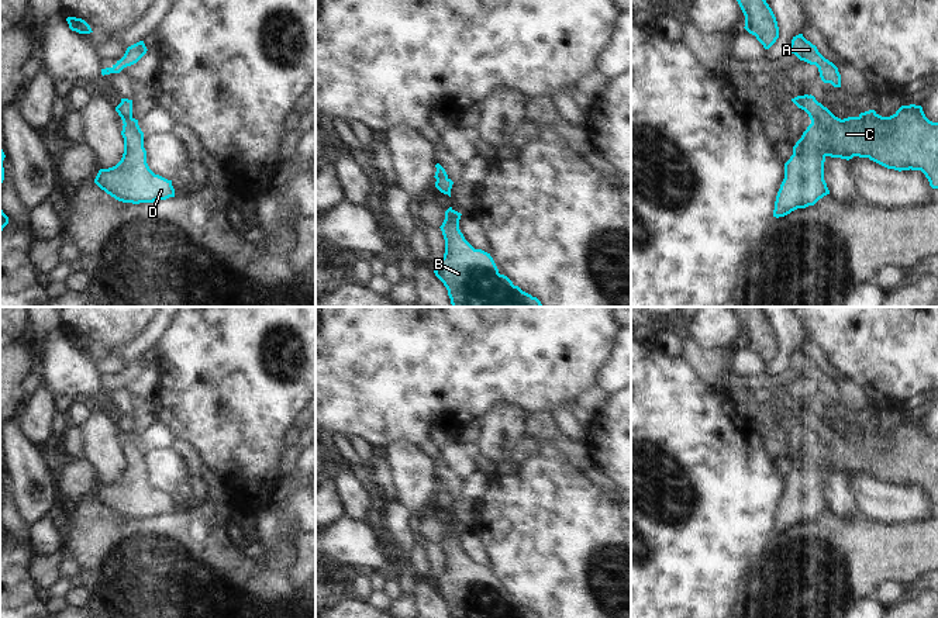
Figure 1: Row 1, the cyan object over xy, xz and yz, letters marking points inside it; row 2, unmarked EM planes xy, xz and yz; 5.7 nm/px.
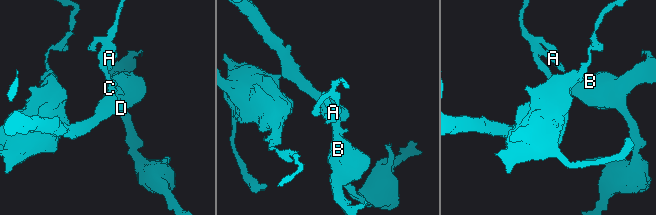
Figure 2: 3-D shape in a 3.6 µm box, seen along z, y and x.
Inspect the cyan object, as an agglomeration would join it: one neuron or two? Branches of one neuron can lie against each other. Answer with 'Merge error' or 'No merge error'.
No merge error.

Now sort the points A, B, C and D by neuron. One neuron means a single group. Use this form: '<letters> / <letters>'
A B C D

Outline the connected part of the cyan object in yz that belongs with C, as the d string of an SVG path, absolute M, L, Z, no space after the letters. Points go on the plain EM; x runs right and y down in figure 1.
M811 410L792 417L808 429L811 439L784 479L773 532L814 521L830 510L824 496L827 472L846 476L869 473L899 487L921 486L930 501L938 504L938 438L930 436L921 421L901 421L890 432L869 425L841 435Z

